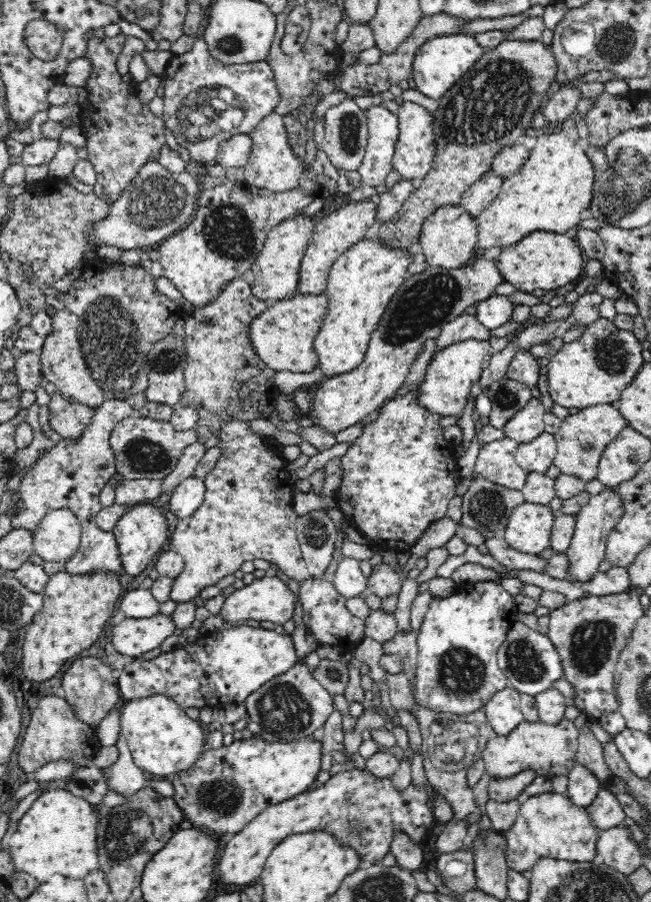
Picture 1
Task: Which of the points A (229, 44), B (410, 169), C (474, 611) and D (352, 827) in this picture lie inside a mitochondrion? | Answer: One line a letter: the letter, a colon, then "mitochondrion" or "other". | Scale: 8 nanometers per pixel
A: mitochondrion
B: other
C: other
D: mitochondrion

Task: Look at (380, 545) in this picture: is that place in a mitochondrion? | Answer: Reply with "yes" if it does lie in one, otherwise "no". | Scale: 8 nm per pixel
no

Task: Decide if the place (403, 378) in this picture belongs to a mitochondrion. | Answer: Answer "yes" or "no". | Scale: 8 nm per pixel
no

